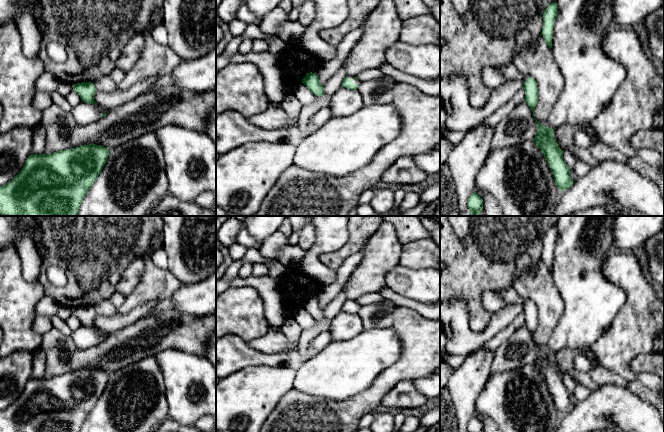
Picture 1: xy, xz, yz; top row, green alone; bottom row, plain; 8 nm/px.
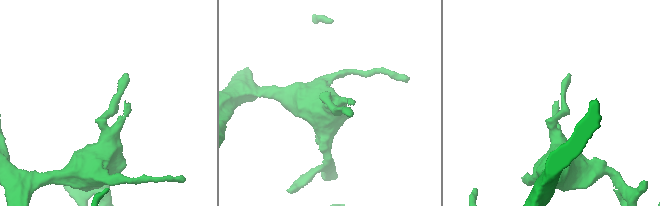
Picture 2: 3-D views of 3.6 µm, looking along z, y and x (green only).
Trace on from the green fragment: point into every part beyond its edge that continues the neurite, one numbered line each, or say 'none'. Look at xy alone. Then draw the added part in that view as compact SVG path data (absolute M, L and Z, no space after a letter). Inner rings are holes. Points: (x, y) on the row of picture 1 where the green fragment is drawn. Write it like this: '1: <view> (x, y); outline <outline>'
none

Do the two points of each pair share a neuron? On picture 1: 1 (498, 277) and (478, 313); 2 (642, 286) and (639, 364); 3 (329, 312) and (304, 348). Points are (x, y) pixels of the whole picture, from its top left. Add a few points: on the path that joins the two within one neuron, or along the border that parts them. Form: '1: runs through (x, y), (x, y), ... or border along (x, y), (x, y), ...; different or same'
1: runs through (488, 281), (477, 292), (477, 303); same
2: border along (652, 350), (638, 354), (630, 362), (632, 372); different
3: runs through (324, 321), (306, 339); same

